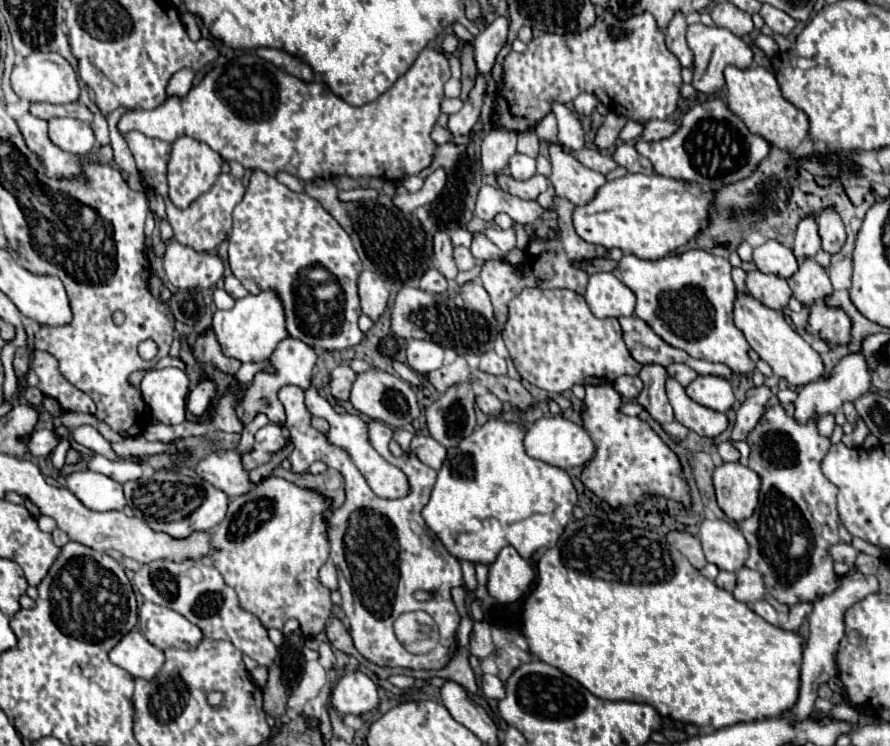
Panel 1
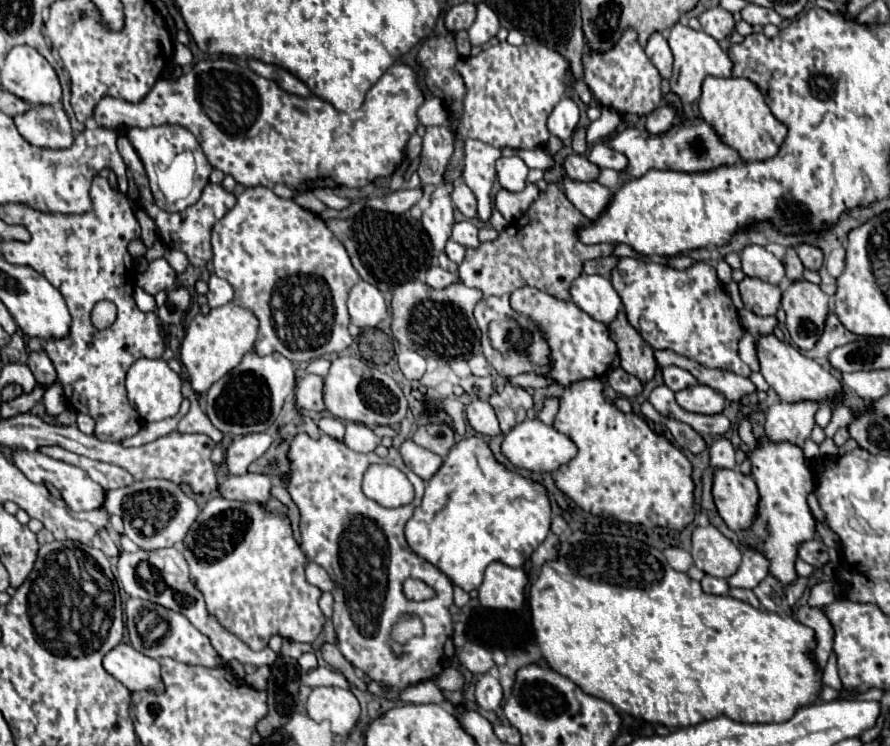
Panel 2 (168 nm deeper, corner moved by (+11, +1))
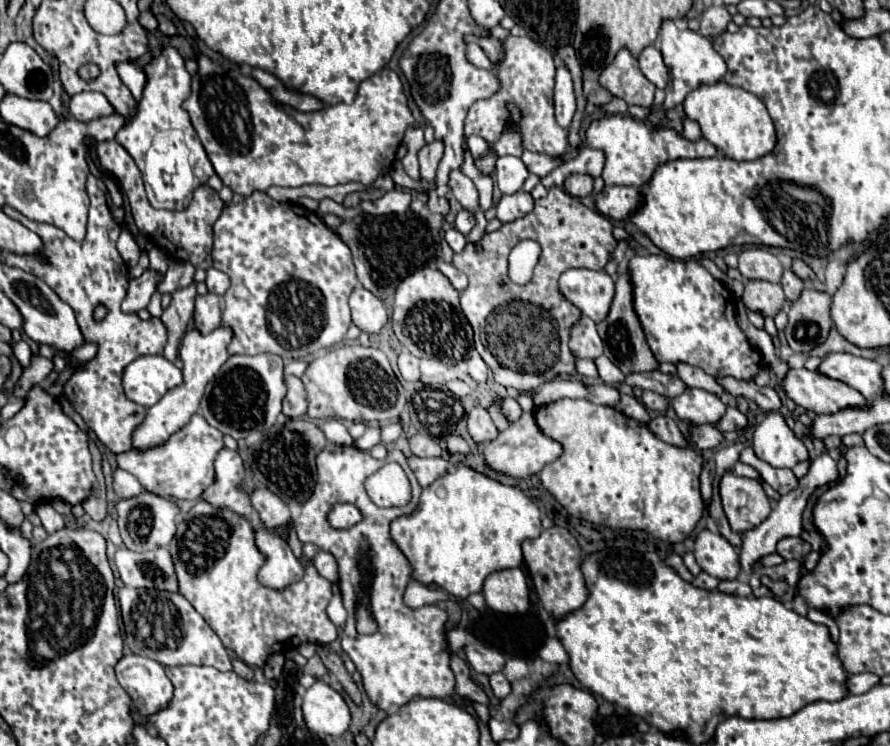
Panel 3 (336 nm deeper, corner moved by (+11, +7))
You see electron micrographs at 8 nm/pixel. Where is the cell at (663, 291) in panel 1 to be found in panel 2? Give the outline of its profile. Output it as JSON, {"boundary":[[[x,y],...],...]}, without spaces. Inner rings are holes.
{"boundary":[[[620,258],[618,266],[612,270],[612,286],[622,298],[628,322],[640,332],[640,336],[654,348],[654,350],[672,350],[680,356],[686,356],[706,368],[720,368],[730,370],[734,374],[740,374],[748,378],[752,370],[748,364],[744,364],[738,356],[738,342],[744,334],[744,328],[738,320],[738,312],[726,294],[722,282],[716,276],[716,270],[712,266],[706,266],[702,262],[694,264],[688,270],[674,270],[664,264],[656,262],[644,262],[636,258]]]}

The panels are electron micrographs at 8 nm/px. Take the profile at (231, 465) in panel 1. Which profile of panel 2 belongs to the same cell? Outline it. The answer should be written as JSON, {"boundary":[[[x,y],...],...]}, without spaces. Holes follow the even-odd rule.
{"boundary":[[[264,474],[228,476],[220,482],[218,492],[228,500],[240,502],[268,502],[270,500],[270,478]]]}

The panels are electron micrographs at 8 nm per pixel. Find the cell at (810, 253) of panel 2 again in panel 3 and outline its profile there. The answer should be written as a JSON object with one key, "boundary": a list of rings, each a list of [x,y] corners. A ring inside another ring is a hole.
{"boundary":[[[796,258],[796,260],[792,262],[792,270],[794,270],[802,280],[814,280],[814,278],[816,278],[814,272],[812,272],[812,268],[810,268],[804,260],[800,260],[800,258]]]}

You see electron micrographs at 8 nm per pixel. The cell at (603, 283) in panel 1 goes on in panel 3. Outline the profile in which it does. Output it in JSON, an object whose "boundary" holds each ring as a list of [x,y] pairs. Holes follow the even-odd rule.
{"boundary":[[[566,270],[560,276],[562,294],[588,318],[602,322],[614,300],[614,280],[604,270]]]}

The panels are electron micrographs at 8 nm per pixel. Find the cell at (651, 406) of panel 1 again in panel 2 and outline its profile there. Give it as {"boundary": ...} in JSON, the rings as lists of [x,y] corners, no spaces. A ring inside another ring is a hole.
{"boundary":[[[620,312],[616,316],[616,320],[612,324],[608,324],[608,332],[610,332],[610,338],[618,346],[620,366],[626,372],[630,372],[632,376],[642,378],[644,384],[648,380],[652,380],[656,374],[656,368],[658,368],[656,358],[654,358],[654,350],[642,340],[638,330],[634,330],[628,324],[624,312]]]}

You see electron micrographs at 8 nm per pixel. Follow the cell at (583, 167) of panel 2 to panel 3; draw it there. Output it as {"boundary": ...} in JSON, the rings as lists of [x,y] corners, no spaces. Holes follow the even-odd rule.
{"boundary":[[[570,174],[564,180],[564,190],[580,198],[592,194],[592,186],[594,186],[594,178],[590,174]]]}

